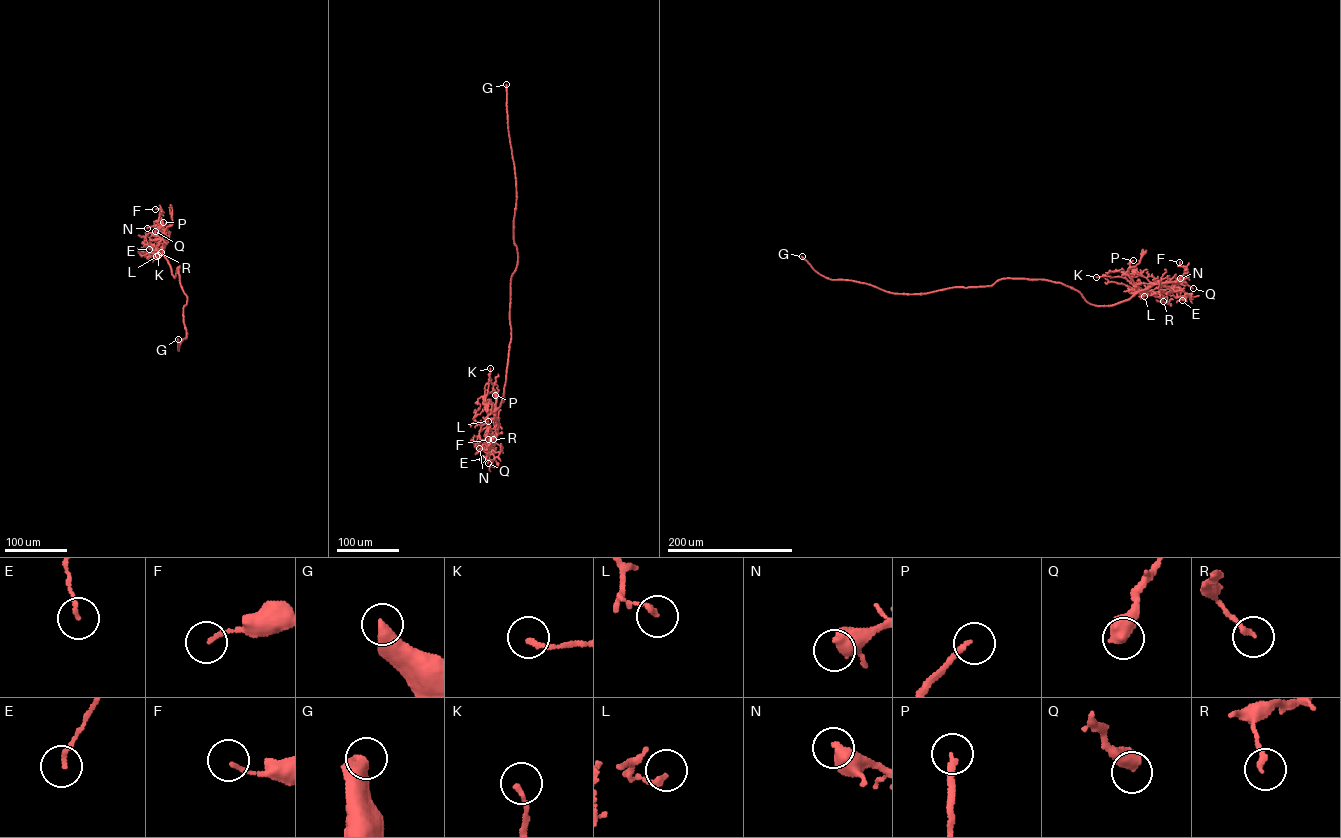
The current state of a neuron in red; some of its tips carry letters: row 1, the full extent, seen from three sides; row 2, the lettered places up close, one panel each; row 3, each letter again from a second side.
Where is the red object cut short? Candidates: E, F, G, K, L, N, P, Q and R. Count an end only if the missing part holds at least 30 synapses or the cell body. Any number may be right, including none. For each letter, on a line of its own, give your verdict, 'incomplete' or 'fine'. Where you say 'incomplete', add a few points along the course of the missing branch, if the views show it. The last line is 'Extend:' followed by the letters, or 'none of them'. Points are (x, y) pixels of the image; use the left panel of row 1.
E: fine
F: fine
G: incomplete | (178, 339), (179, 314), (225, 301), (223, 283), (217, 281), (220, 278), (218, 274)
K: fine
L: fine
N: fine
P: fine
Q: fine
R: fine
Extend: G

